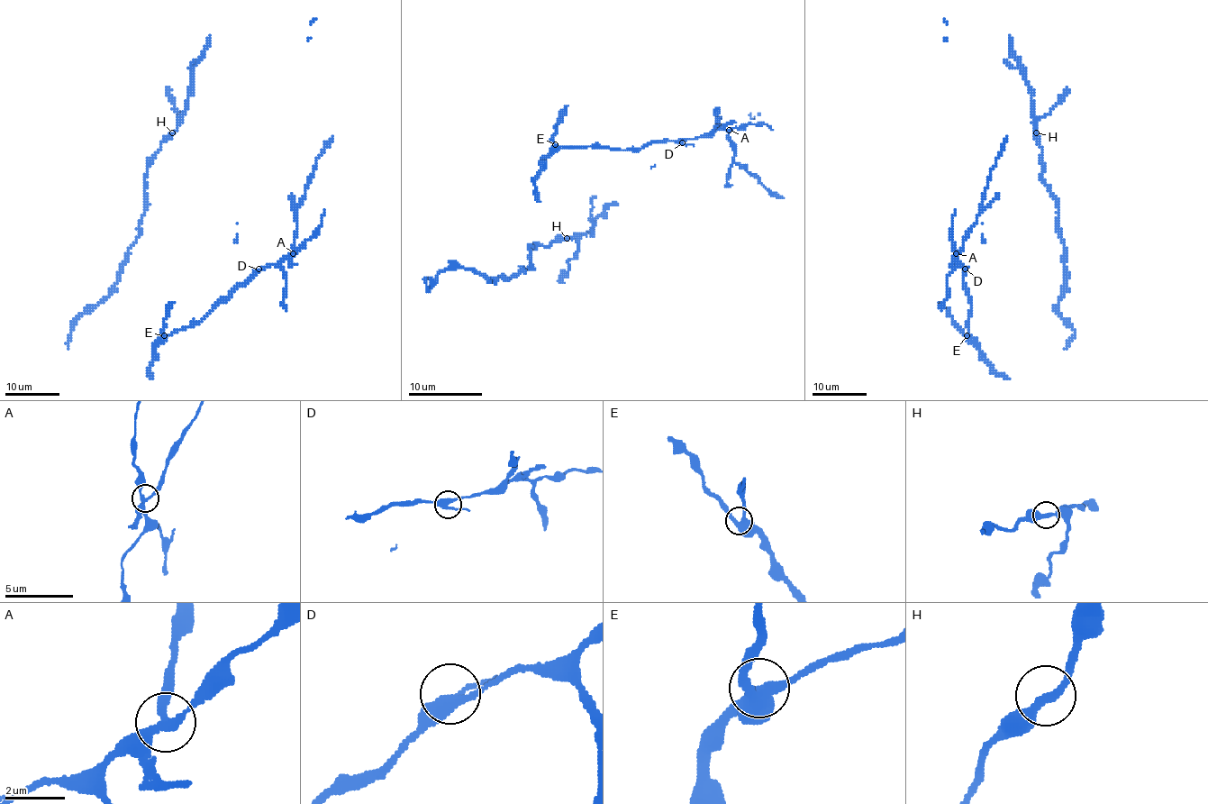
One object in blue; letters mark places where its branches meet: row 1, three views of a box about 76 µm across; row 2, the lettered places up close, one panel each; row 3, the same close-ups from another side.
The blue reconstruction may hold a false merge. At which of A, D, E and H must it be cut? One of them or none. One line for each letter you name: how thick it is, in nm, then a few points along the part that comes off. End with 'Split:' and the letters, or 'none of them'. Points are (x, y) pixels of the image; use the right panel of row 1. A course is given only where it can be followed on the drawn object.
A: 240 nm thick; foreign part runs (956, 254), (961, 249), (967, 232), (976, 221), (982, 196), (1006, 137)
Split: A

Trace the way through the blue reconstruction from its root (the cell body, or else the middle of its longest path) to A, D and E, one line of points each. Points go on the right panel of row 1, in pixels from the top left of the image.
A: (982, 352), (969, 335), (970, 299), (956, 254)
D: (982, 352), (969, 335), (967, 329), (970, 299), (964, 281), (965, 269)
E: (982, 352), (967, 335)

